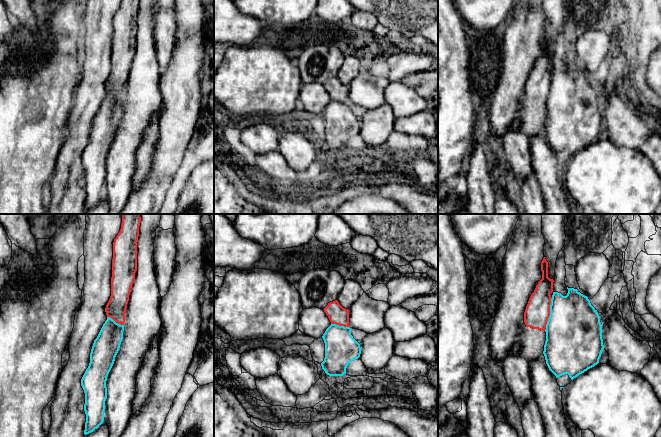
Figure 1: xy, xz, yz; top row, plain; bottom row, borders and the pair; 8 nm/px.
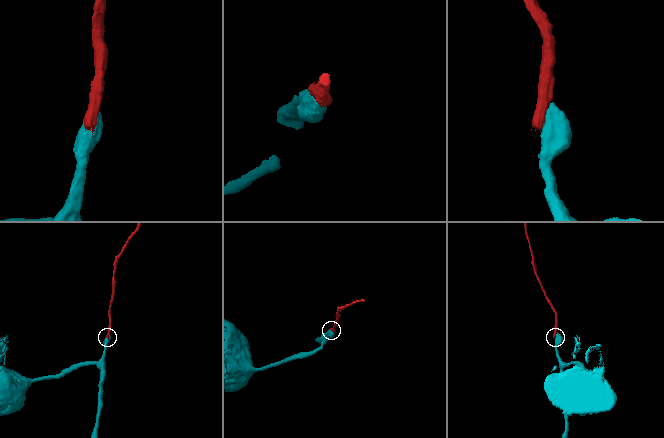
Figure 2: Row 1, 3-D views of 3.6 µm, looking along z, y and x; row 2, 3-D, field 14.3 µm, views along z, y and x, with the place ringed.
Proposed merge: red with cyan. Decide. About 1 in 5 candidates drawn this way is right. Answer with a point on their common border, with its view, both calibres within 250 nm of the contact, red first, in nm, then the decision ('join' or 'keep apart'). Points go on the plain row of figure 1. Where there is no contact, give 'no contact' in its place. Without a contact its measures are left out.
meets red in yz at (549, 90); 200 nm thick on the red side, 440 nm on the other; keep apart

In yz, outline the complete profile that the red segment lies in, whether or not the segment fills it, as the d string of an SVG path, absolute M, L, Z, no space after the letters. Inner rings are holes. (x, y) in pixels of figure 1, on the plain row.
M516 0L503 36L502 74L490 109L492 134L503 145L519 183L530 175L534 176L529 139L543 130L546 100L550 92L554 56L548 53L544 21L542 0Z

